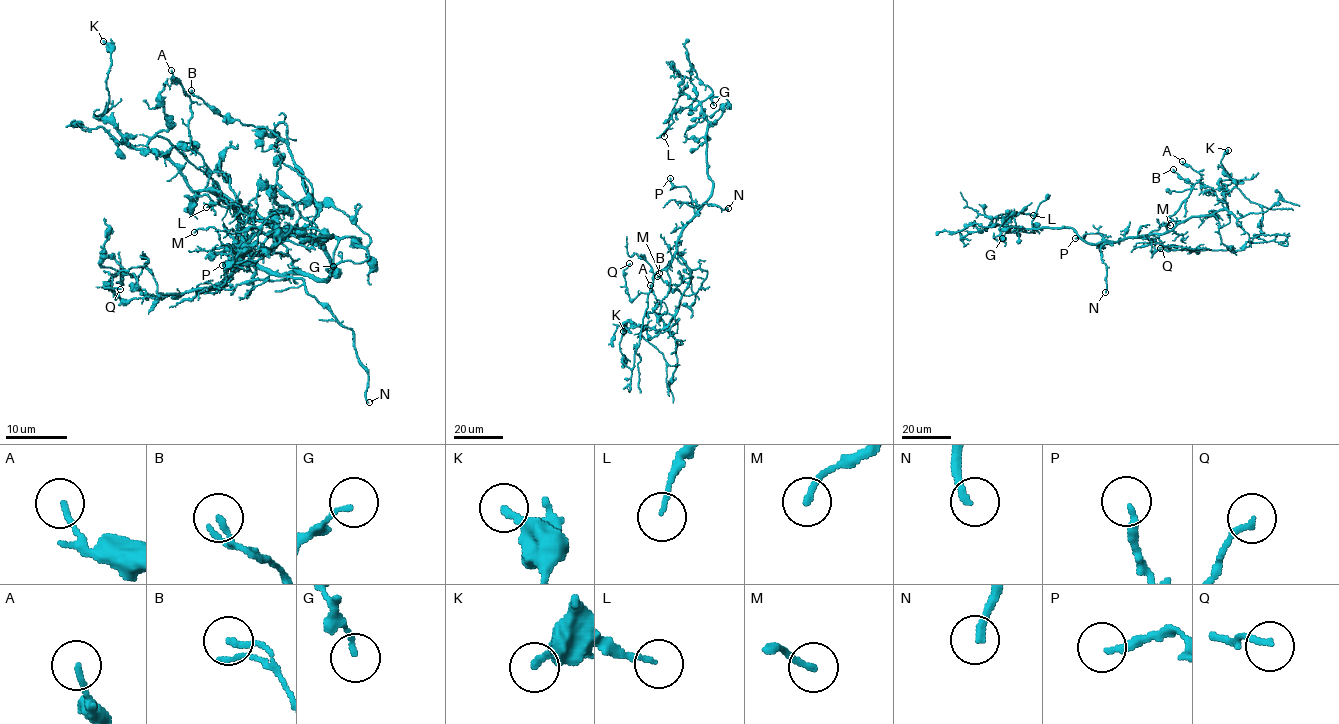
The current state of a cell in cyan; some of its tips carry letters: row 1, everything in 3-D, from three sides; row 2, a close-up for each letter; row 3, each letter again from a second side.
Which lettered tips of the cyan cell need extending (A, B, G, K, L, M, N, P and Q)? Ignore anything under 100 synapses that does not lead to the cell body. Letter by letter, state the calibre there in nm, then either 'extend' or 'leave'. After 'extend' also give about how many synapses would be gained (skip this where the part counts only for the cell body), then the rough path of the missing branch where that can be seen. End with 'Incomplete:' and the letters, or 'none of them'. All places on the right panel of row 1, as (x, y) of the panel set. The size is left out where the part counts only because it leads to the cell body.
A: calibre 150 nm; leave
B: calibre 170 nm; leave
G: calibre 120 nm; leave
K: calibre 280 nm; leave
L: calibre 130 nm; leave
M: calibre 200 nm; leave
N: calibre 220 nm; extend; course (1105, 292), (1114, 324), (1110, 396), (1103, 402), (1079, 396), (1059, 397), (1011, 408), (986, 423)
P: calibre 200 nm; leave
Q: calibre 160 nm; leave
Incomplete: N

